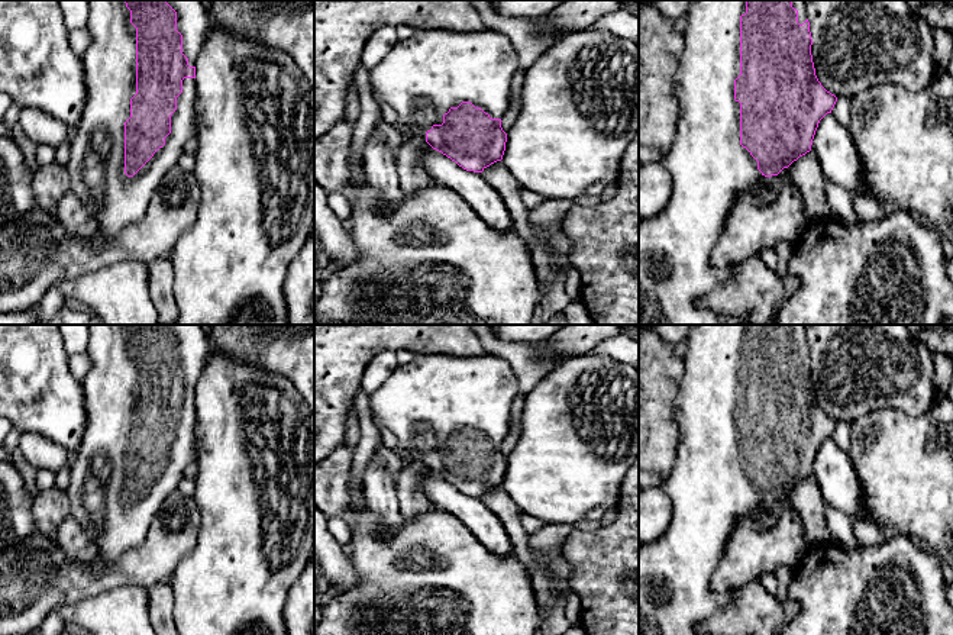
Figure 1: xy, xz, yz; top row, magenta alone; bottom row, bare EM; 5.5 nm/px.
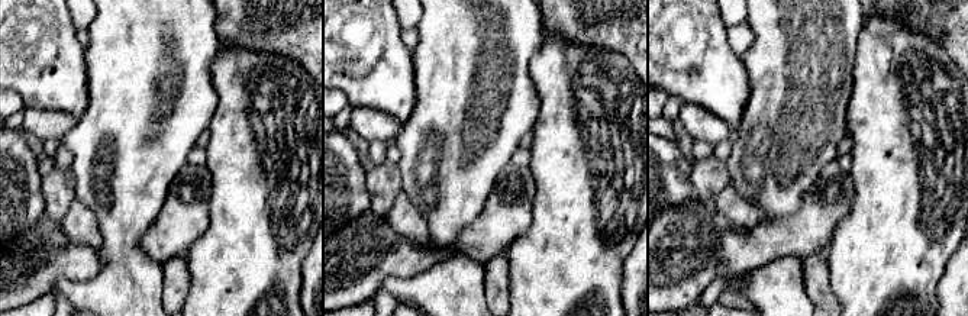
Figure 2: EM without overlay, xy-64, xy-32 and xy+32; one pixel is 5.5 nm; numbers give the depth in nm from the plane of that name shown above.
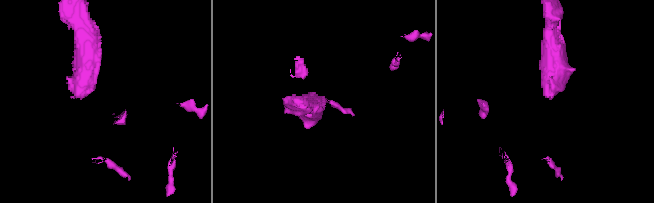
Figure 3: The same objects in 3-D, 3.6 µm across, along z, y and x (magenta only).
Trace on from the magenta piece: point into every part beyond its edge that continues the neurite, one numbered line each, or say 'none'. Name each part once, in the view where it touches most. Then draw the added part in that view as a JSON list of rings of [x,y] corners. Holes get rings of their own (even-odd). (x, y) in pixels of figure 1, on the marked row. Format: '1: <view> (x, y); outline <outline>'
1: xy (96, 168); outline [[[88,0],[90,45],[81,55],[87,100],[78,123],[71,129],[70,161],[65,165],[71,181],[71,193],[97,219],[97,233],[114,239],[126,226],[139,222],[158,190],[164,175],[178,164],[185,142],[196,135],[197,129],[197,87],[196,78],[182,80],[182,93],[177,97],[177,110],[171,115],[171,133],[165,145],[133,175],[125,174],[125,122],[130,117],[130,99],[136,94],[136,28],[130,23],[130,10],[125,0]]]

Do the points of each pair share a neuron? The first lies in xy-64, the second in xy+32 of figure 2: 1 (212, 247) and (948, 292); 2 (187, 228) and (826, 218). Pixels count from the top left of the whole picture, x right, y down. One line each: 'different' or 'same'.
1: different
2: same

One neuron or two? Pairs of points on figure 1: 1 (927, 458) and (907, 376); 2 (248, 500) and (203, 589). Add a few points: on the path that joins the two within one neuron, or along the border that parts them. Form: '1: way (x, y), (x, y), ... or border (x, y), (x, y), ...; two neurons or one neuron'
1: border (884, 408), (895, 408), (916, 416), (927, 413); two neurons
2: way (231, 522), (229, 554), (225, 567); one neuron

